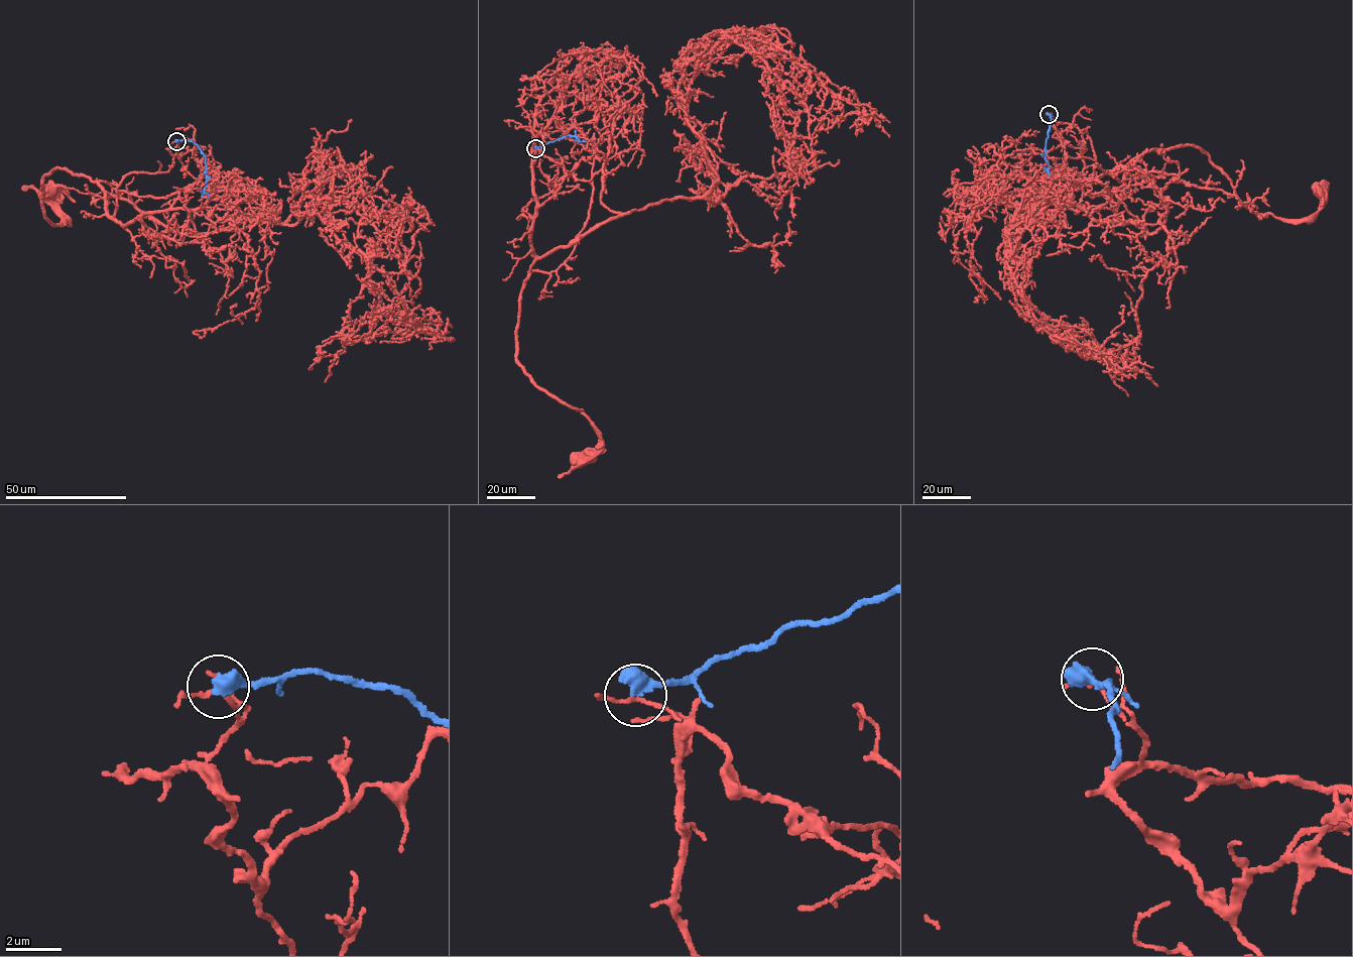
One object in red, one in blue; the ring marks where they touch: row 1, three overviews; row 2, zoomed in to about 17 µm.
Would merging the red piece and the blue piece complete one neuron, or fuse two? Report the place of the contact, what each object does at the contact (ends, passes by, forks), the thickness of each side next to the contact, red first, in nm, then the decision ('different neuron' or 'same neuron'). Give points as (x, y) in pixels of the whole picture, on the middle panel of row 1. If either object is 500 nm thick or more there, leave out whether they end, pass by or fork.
at (535, 148); 130 nm thick on the red side, 600 nm on the other; different neuron

